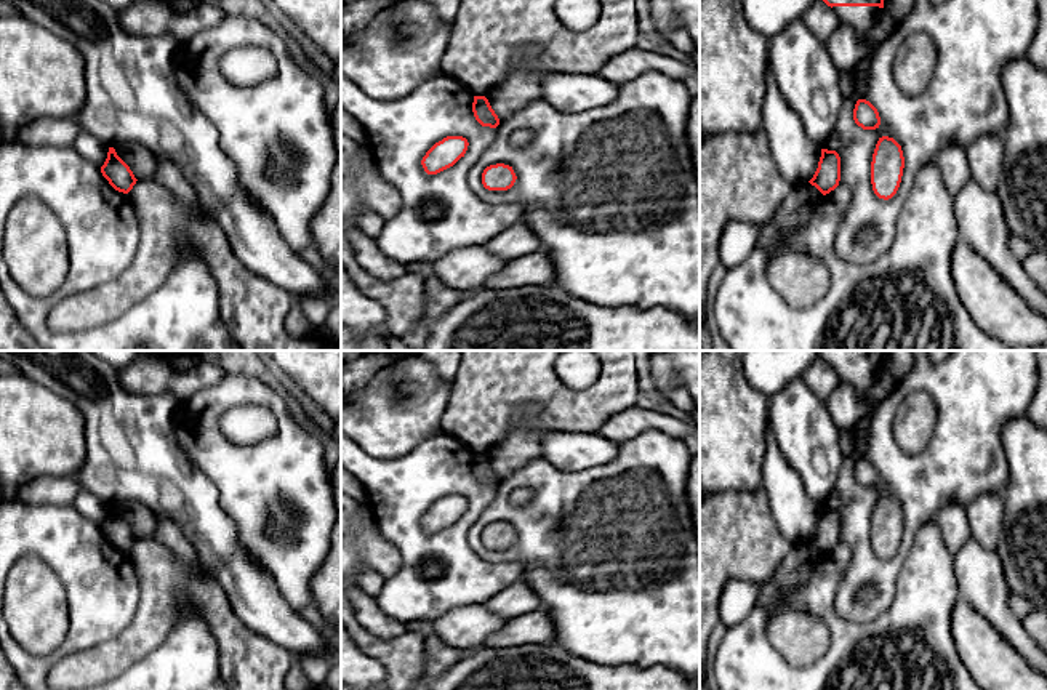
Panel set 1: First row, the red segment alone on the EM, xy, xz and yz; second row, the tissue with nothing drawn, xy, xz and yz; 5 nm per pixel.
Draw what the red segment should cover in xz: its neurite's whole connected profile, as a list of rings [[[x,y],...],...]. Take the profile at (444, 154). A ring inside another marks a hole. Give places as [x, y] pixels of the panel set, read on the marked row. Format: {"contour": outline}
{"contour": [[[447,136],[426,152],[421,165],[427,175],[437,175],[464,157],[467,146],[469,142],[463,136]]]}

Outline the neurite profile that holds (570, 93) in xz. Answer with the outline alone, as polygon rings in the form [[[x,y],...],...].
[[[551,72],[541,82],[541,99],[557,110],[576,114],[608,104],[618,88],[600,75]]]

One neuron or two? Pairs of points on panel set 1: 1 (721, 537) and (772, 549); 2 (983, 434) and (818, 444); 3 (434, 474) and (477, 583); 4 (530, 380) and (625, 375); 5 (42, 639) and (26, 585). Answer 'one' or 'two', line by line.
1: one
2: two
3: one
4: one
5: one

